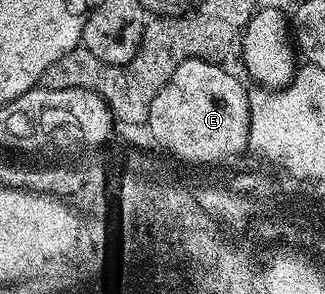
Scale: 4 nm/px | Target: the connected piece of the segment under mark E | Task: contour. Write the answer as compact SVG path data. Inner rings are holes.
M189 59L184 61L184 65L180 65L180 69L176 69L176 73L172 73L172 77L168 77L168 85L164 85L164 89L160 89L160 93L156 93L156 101L152 101L152 109L150 116L146 118L145 126L150 127L150 135L167 151L170 155L175 155L178 159L183 159L186 165L211 165L219 164L223 160L230 160L233 157L243 154L250 146L250 113L249 113L249 97L247 88L242 88L242 83L230 71L222 68L221 62L209 63L203 59Z

